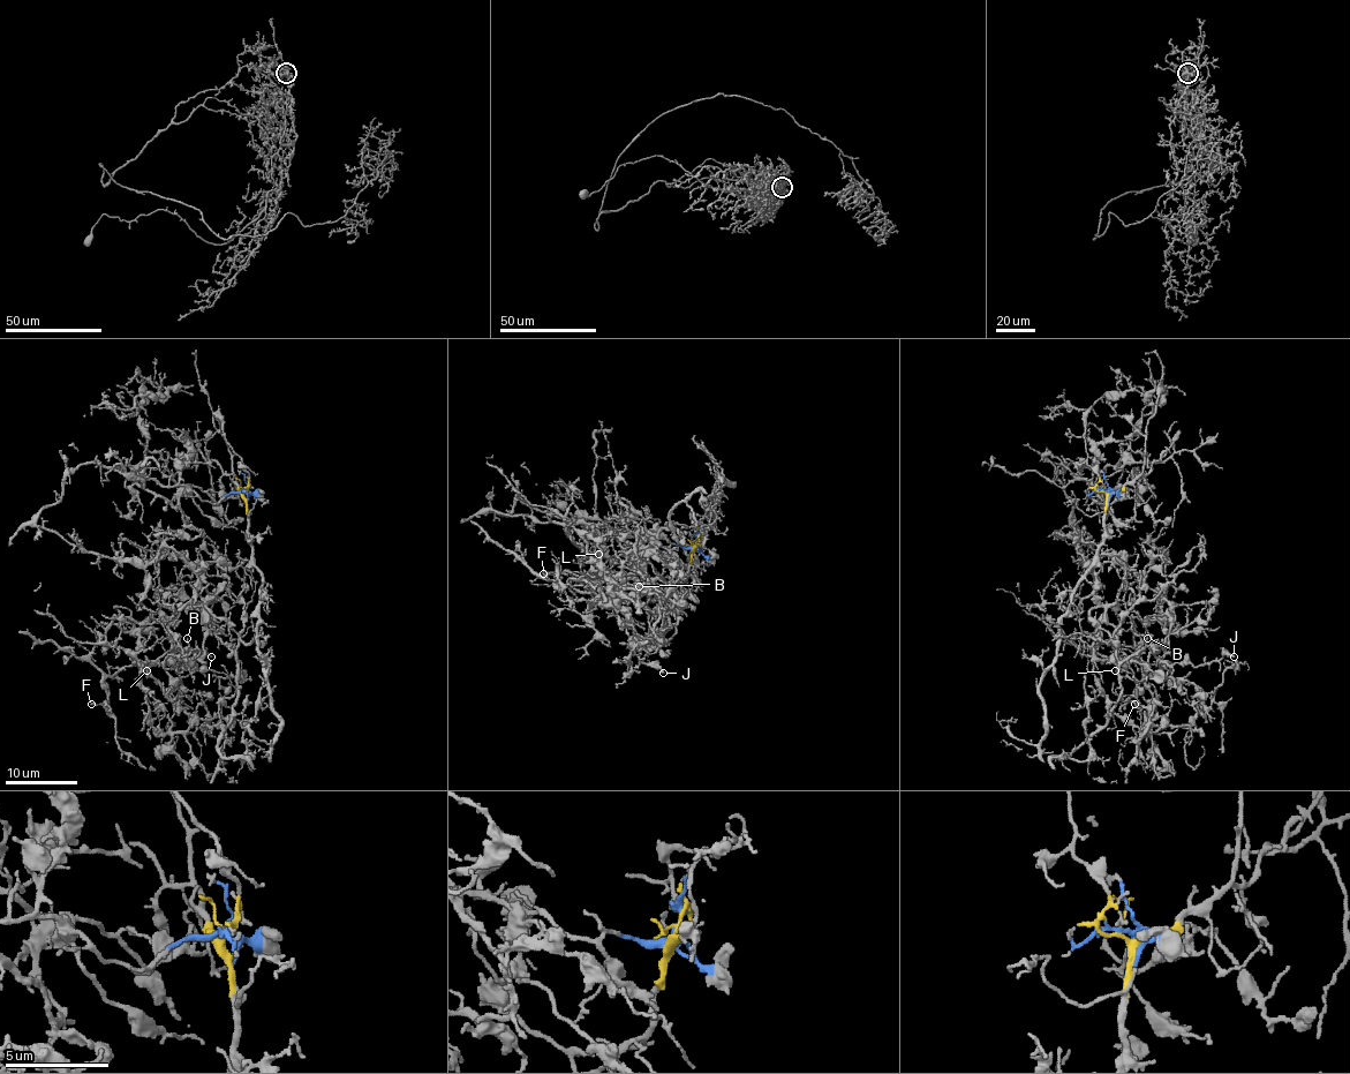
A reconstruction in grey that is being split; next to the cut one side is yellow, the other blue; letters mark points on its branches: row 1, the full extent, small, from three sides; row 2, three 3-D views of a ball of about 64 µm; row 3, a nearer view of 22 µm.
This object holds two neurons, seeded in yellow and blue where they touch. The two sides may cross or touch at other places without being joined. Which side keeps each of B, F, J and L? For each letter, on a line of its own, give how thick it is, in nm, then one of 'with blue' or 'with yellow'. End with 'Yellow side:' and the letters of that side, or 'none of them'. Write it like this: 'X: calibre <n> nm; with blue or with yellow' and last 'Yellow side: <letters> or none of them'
B: calibre 120 nm; with blue
F: calibre 180 nm; with blue
J: calibre 190 nm; with blue
L: calibre 160 nm; with blue
Yellow side: none of them

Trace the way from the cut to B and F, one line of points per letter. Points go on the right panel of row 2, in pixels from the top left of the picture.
B: (1105, 492), (1108, 503), (1072, 463), (1057, 477), (1117, 655), (1146, 665), (1148, 637)
F: (1105, 492), (1108, 503), (1072, 463), (1057, 477), (1117, 655), (1161, 661), (1152, 706), (1133, 704)

